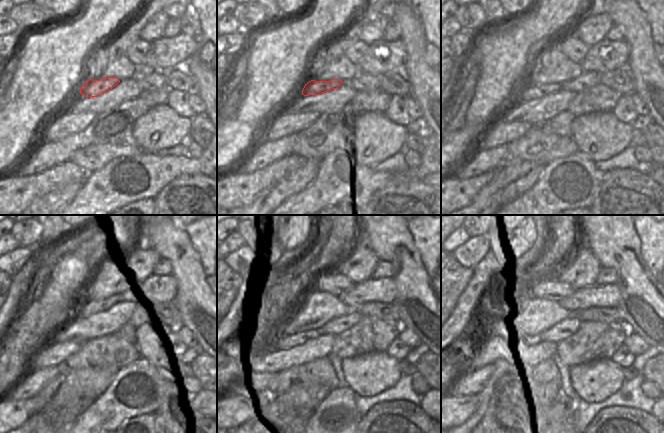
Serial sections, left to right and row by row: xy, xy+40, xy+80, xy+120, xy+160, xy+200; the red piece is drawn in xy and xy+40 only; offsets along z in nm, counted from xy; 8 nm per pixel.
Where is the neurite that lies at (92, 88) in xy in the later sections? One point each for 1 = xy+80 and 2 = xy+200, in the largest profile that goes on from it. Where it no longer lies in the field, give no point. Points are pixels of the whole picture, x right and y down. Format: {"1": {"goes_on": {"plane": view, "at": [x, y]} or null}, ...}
{"1": {"goes_on": {"plane": "xy+80", "at": [532, 91]}}, "2": {"goes_on": {"plane": "xy+200", "at": [560, 327]}}}

